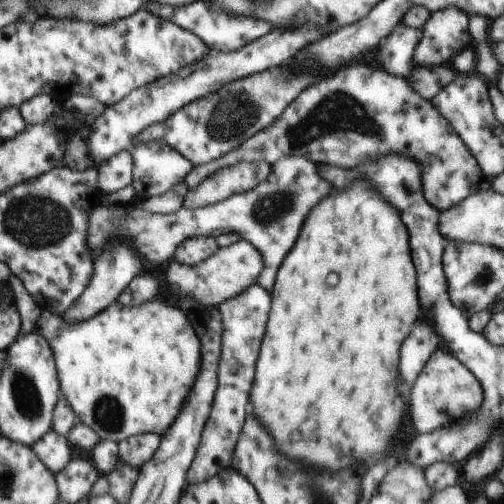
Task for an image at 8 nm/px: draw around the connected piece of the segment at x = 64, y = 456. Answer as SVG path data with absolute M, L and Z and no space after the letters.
M52 431L46 434L45 437L42 437L31 449L35 451L41 458L41 461L57 475L60 470L64 470L70 462L70 446L66 437Z

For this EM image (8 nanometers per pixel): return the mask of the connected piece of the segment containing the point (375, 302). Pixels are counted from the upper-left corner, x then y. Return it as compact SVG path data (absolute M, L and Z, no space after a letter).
M354 180L350 186L336 194L328 194L310 210L306 222L302 226L302 234L290 254L286 255L272 290L272 310L268 316L266 334L262 340L262 362L258 362L258 382L254 382L254 414L262 420L264 426L274 436L276 446L290 458L302 462L304 466L324 468L324 470L340 470L350 466L356 460L386 460L387 465L396 464L393 450L400 436L396 436L400 428L400 420L404 416L406 402L398 398L394 386L396 370L398 370L398 346L410 334L410 324L416 320L420 312L418 306L418 292L416 292L416 270L410 260L410 244L408 244L408 230L400 220L400 214L390 206L380 192L366 180Z

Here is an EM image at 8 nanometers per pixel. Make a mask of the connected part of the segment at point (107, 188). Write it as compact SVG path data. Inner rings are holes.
M124 150L97 167L98 188L103 194L111 194L133 184L135 163L133 152Z

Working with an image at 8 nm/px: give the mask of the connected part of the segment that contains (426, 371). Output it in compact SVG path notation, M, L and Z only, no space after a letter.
M440 346L418 374L408 402L408 418L411 418L414 428L420 433L429 433L453 425L472 410L476 410L484 402L484 391L474 373L470 372L454 354Z

